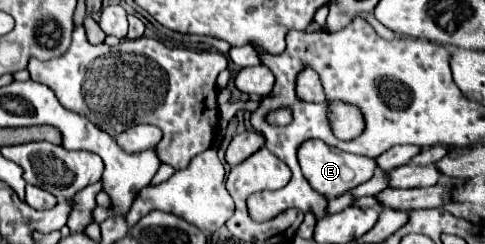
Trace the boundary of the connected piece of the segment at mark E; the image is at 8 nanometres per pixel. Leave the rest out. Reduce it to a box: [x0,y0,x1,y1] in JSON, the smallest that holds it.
[299,140,377,200]

